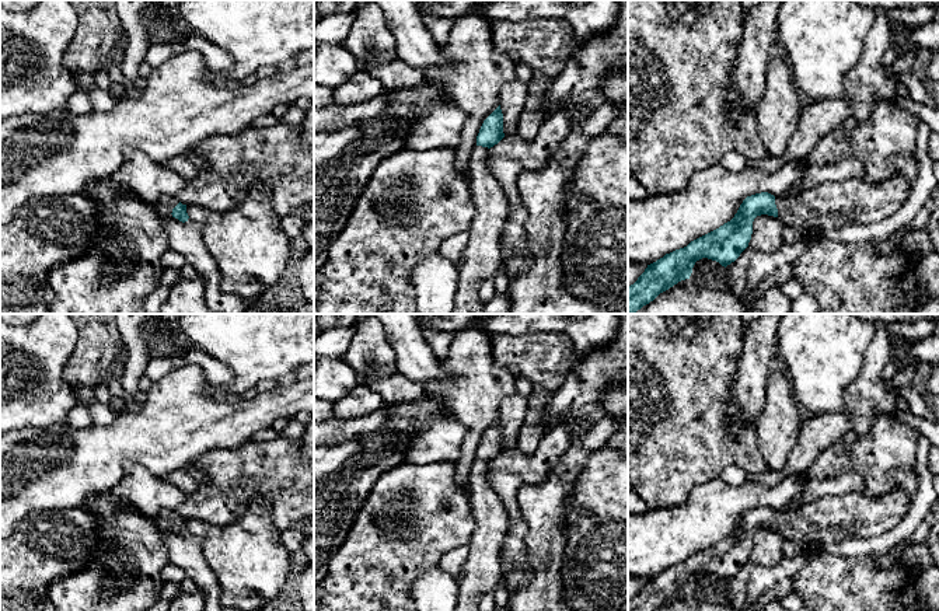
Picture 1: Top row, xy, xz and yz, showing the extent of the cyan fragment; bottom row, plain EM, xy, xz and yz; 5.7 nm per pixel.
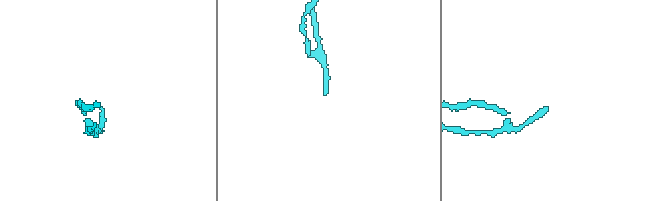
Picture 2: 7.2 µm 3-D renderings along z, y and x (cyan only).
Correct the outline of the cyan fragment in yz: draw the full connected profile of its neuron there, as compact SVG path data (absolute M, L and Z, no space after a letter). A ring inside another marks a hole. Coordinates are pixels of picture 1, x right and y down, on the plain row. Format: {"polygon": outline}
{"polygon": "M897 486L880 497L852 492L824 496L797 509L775 512L761 506L747 510L730 535L647 579L638 594L628 600L628 611L657 611L678 596L690 593L695 576L702 572L726 582L748 561L757 530L774 530L783 540L807 544L866 540L900 526L911 500Z"}

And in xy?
{"polygon": "M170 509L161 510L160 514L157 516L157 521L164 528L172 530L182 537L188 535L189 533L186 527L186 519L178 516L175 510Z"}

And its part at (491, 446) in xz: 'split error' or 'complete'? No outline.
split error

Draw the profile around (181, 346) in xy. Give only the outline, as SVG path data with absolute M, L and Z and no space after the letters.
M178 336L171 339L172 355L185 356L189 350L195 349L185 338Z

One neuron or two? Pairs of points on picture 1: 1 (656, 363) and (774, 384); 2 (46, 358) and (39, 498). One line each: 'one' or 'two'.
1: two
2: two

